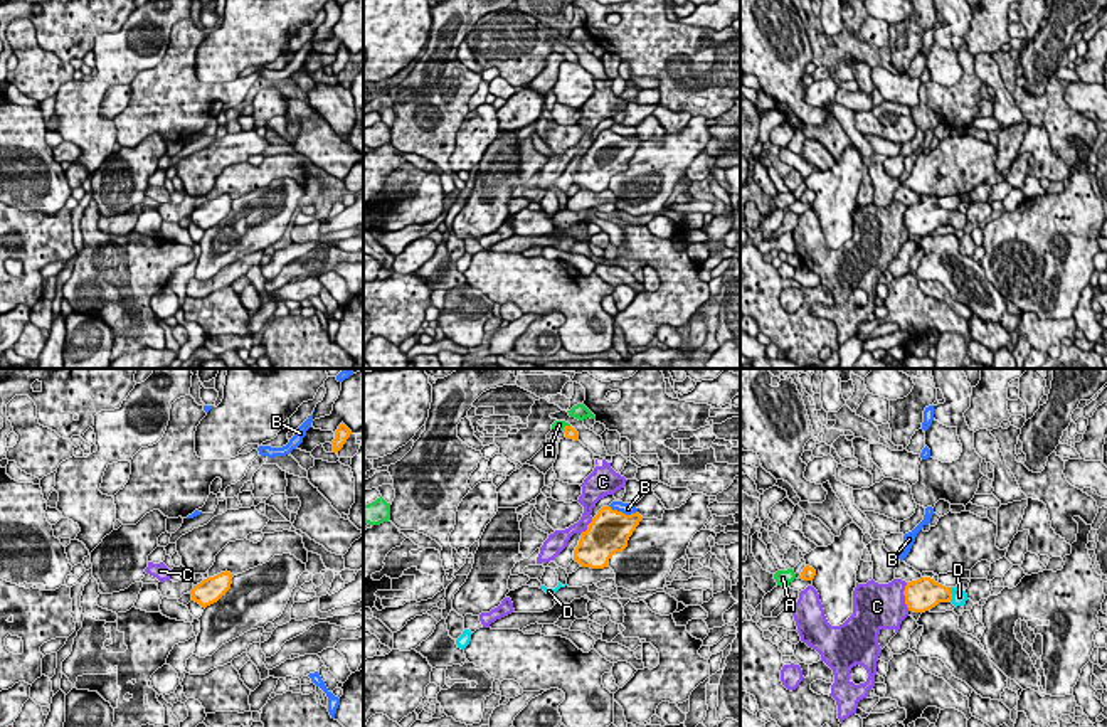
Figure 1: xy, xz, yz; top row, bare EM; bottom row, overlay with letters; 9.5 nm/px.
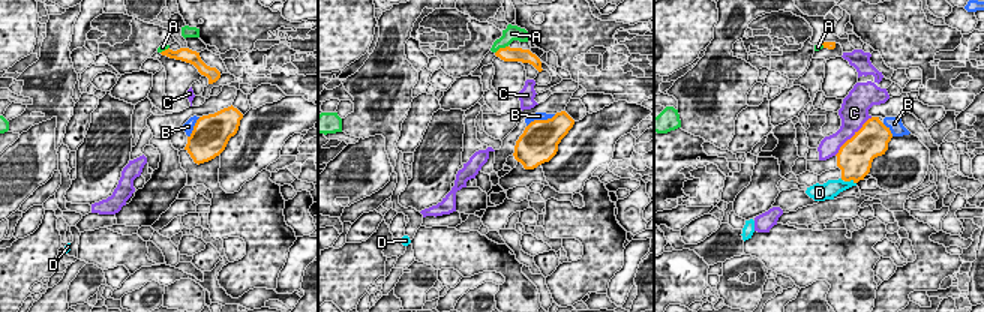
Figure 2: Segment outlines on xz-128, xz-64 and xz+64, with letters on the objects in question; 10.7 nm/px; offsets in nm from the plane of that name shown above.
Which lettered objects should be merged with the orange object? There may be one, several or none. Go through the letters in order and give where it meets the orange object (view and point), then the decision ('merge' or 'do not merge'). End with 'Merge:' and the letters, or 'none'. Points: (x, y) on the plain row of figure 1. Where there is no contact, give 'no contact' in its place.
A: contact xz (566, 49); do not merge
B: contact xz (621, 135); do not merge
C: contact yz (905, 219); do not merge
D: contact yz (951, 217); merge
Merge: D

